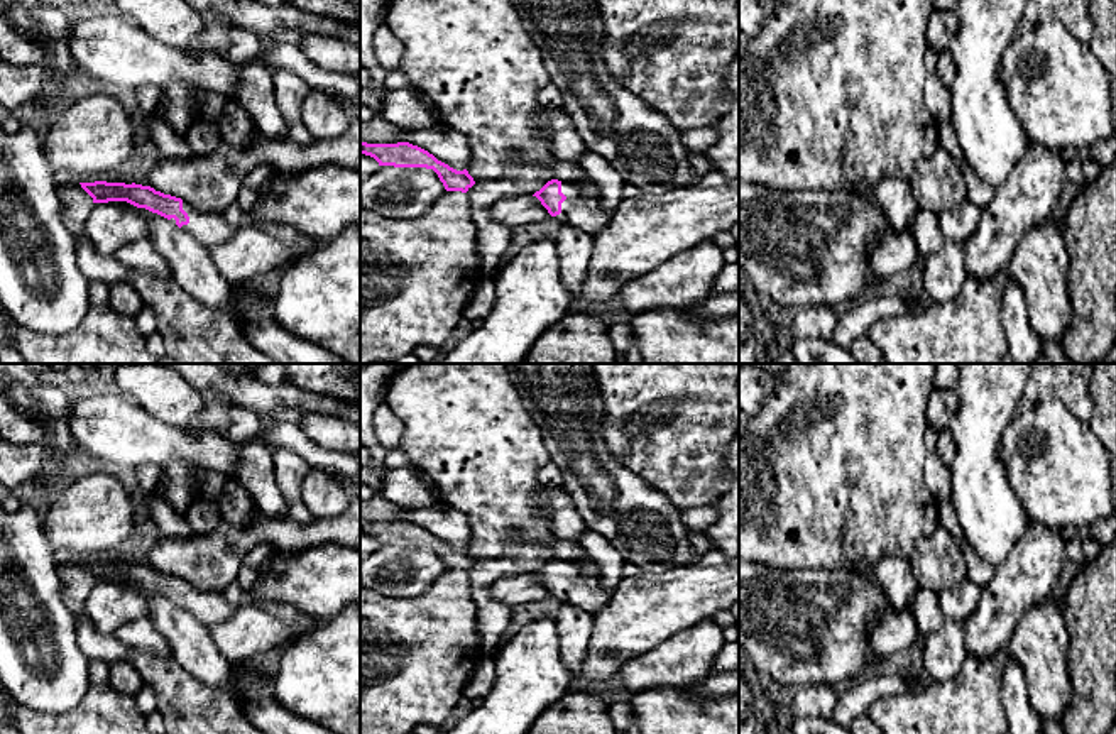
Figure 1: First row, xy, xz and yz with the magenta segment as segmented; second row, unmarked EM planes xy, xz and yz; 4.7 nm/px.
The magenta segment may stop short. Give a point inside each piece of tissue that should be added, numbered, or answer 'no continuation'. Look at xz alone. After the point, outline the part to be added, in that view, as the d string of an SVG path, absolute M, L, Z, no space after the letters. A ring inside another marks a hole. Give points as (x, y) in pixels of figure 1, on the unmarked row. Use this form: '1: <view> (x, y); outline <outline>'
1: xz (580, 589); outline M561 560L561 572L566 578L561 582L561 592L555 597L563 604L597 612L609 602L610 595L602 587L600 575L587 573L582 567L566 560Z

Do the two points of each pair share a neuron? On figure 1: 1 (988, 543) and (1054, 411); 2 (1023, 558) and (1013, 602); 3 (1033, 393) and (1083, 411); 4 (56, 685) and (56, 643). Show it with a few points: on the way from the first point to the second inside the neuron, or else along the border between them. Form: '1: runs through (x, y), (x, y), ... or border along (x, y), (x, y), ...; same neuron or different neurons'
1: border along (998, 452), (1006, 481), (1030, 520); different neurons
2: runs through (1018, 569), (1018, 582), (1013, 592); same neuron
3: runs through (1045, 391), (1062, 391), (1071, 399); same neuron
4: runs through (56, 675), (56, 653); same neuron

